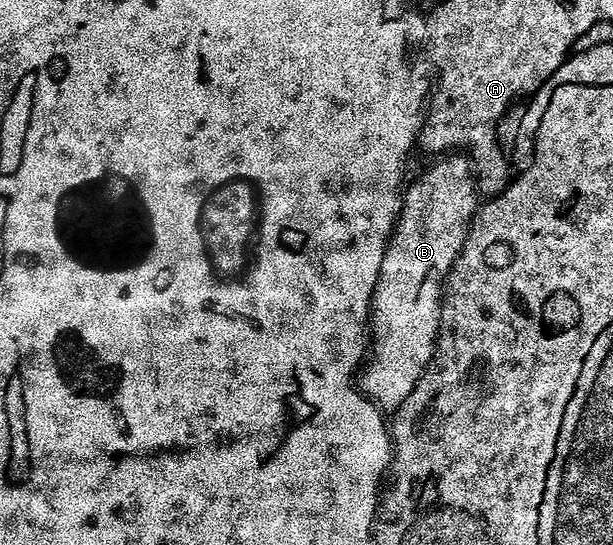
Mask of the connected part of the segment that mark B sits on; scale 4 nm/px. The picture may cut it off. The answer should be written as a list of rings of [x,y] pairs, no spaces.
[[[450,154],[439,160],[442,161],[432,165],[411,188],[409,185],[405,189],[402,214],[386,248],[384,266],[380,266],[372,313],[372,358],[367,359],[361,369],[360,387],[386,414],[393,414],[400,406],[404,406],[412,390],[416,390],[423,372],[434,361],[438,331],[442,325],[444,285],[462,253],[466,234],[480,207],[480,189],[469,155]]]

